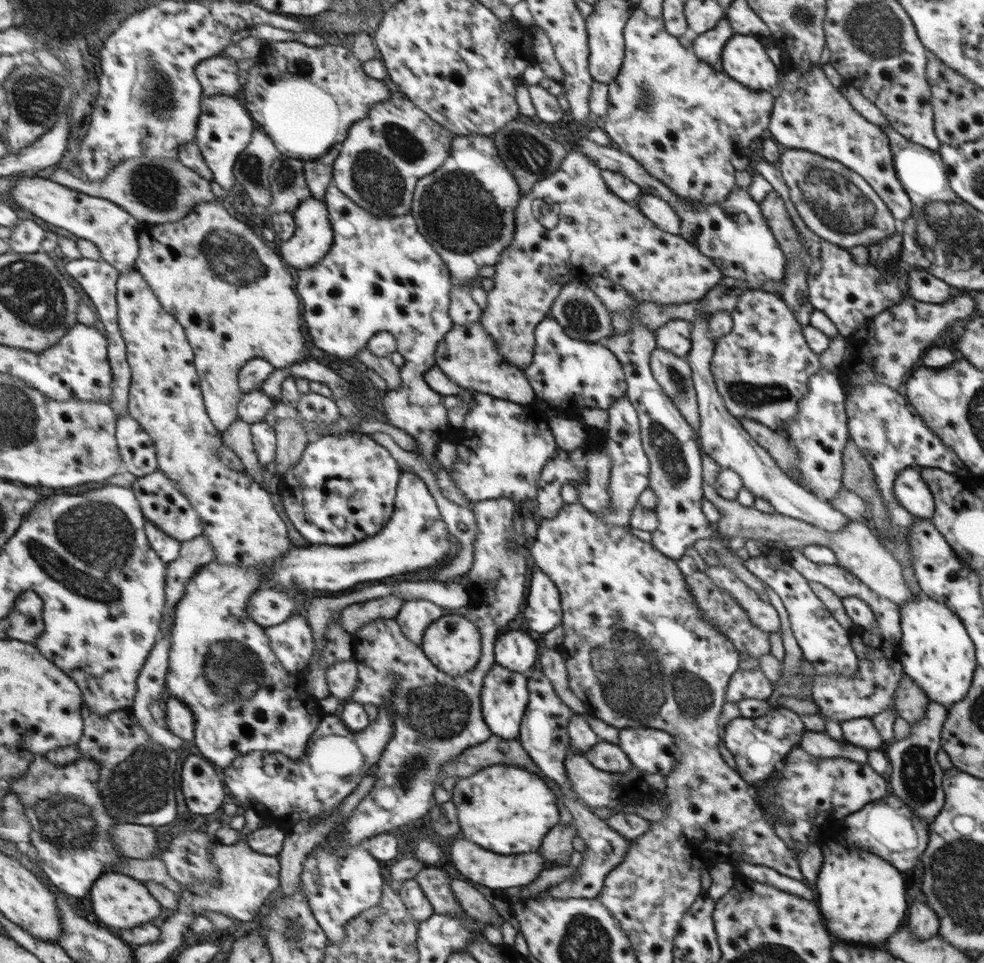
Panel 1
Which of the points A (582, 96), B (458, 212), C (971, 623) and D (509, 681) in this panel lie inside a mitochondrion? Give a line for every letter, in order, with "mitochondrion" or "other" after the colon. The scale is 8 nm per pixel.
A: other
B: mitochondrion
C: other
D: other

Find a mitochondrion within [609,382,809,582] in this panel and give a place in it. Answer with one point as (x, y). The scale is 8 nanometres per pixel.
(673, 463)

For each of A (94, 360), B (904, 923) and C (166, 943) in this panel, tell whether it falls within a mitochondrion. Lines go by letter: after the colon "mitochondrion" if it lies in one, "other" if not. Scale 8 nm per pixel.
A: other
B: other
C: other

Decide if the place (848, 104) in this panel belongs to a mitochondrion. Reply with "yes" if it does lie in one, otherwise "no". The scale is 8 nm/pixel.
no

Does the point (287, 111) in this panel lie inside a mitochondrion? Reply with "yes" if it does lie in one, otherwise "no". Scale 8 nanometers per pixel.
no

